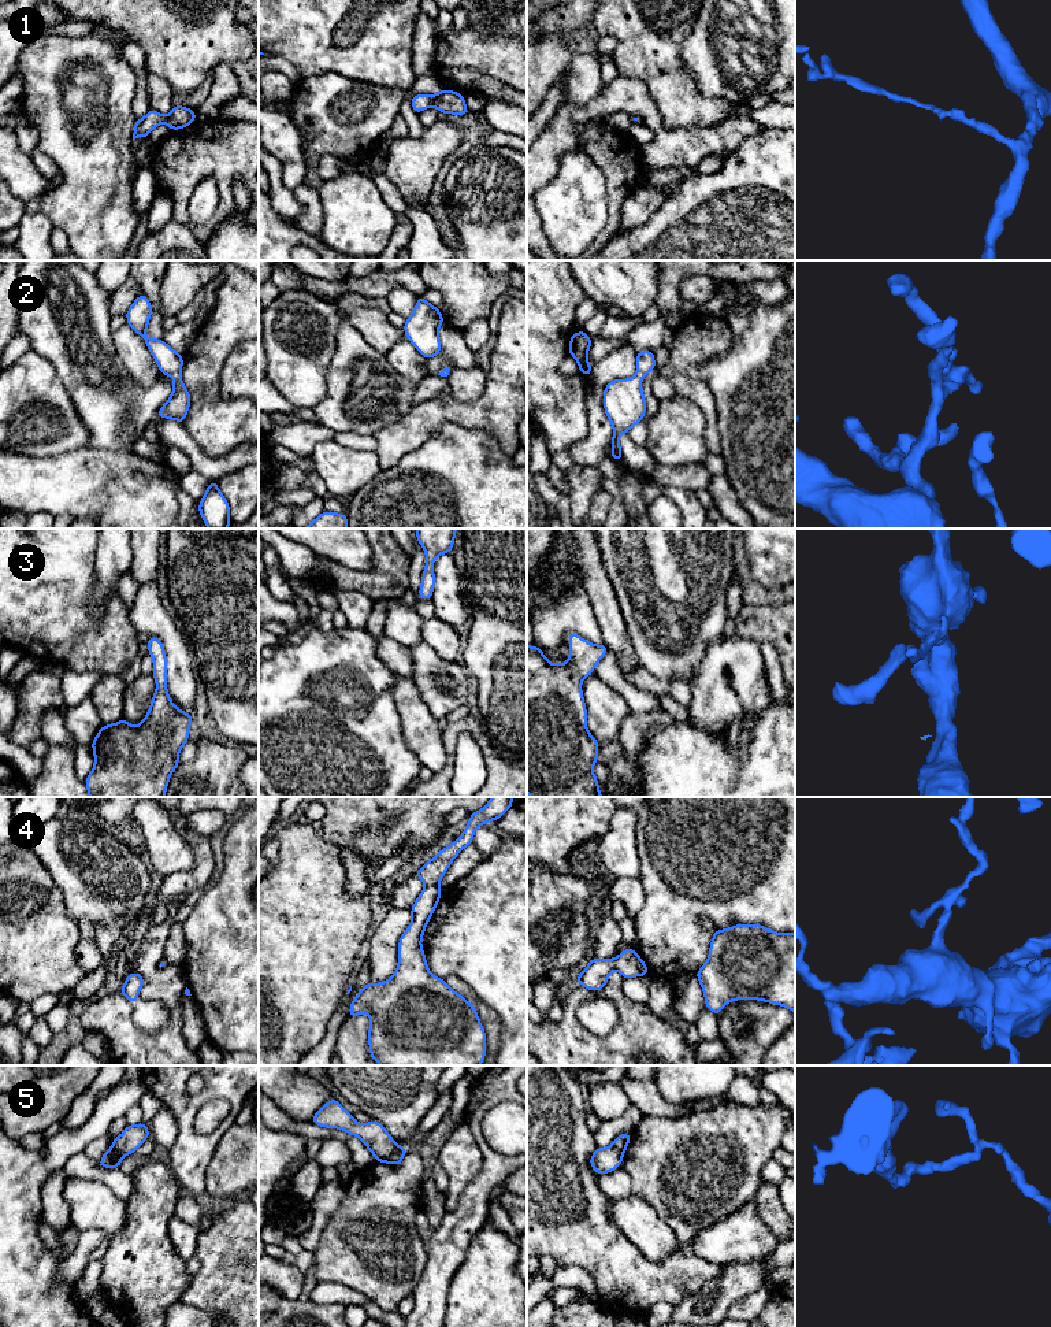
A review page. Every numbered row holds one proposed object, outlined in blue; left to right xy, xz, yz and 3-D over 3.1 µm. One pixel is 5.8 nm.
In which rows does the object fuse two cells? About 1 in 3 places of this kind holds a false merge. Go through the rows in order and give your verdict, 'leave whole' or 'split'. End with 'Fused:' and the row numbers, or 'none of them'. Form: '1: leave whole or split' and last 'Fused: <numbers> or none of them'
1: leave whole
2: leave whole
3: leave whole
4: leave whole
5: split
Fused: 5

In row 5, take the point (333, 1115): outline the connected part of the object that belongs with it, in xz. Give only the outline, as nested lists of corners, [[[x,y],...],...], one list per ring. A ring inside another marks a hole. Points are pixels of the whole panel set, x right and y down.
[[[334,1097],[315,1113],[311,1122],[320,1127],[339,1128],[359,1137],[378,1163],[383,1163],[400,1148],[382,1123],[375,1120],[367,1124],[357,1123]]]

